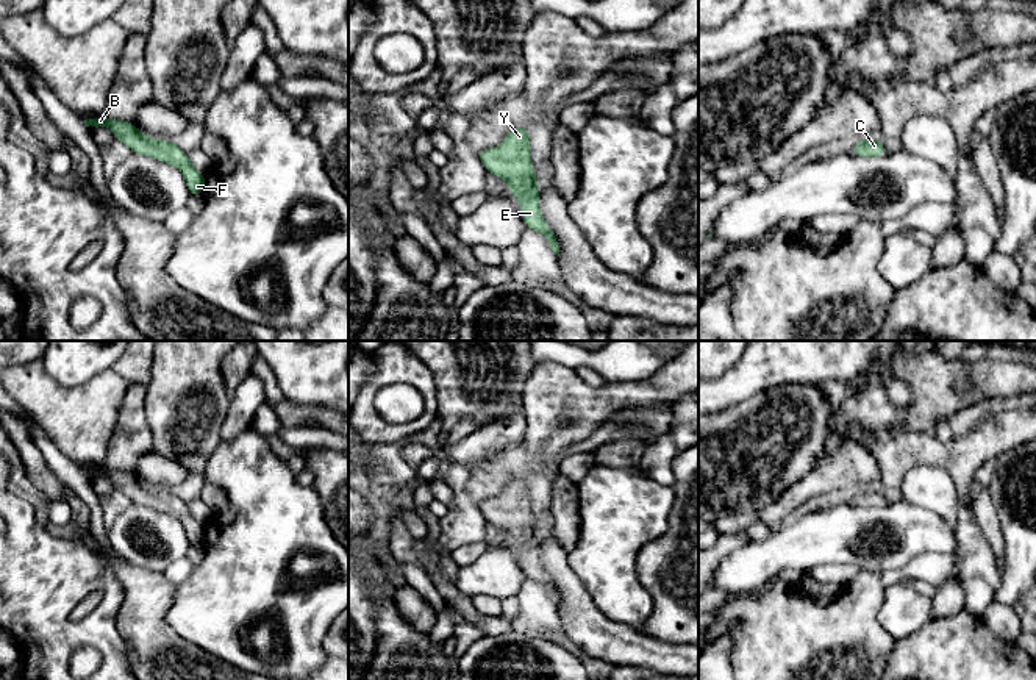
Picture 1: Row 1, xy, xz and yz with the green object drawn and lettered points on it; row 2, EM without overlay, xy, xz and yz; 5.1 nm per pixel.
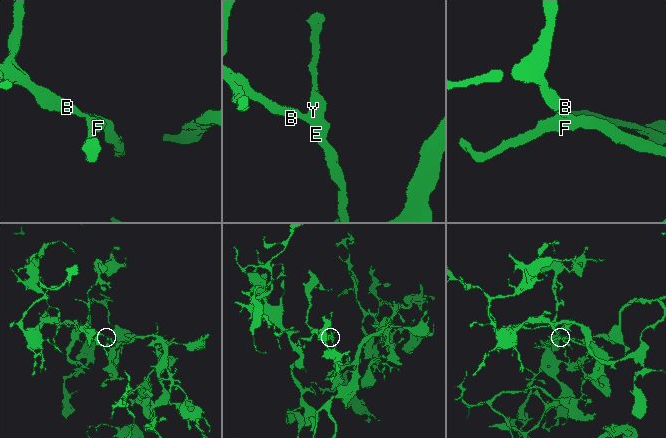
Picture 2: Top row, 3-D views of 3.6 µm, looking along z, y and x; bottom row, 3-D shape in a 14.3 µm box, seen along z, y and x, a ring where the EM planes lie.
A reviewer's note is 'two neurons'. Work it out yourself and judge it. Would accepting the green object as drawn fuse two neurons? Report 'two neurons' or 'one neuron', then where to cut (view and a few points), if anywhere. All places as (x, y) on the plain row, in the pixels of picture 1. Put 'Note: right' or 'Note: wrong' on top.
Note: wrong
one neuron | no cut

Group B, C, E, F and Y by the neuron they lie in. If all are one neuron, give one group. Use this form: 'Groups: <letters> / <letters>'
Groups: B C E F Y

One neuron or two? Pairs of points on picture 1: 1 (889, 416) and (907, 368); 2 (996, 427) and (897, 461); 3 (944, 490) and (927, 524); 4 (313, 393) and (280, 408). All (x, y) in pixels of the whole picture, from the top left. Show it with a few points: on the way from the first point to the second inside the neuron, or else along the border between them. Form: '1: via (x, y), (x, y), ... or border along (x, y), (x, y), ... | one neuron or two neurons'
1: via (905, 416), (919, 404), (919, 383) | one neuron
2: via (971, 452), (922, 454) | one neuron
3: border along (902, 499), (935, 511), (955, 532) | two neurons
4: border along (285, 397), (299, 404), (319, 404), (330, 410) | two neurons

